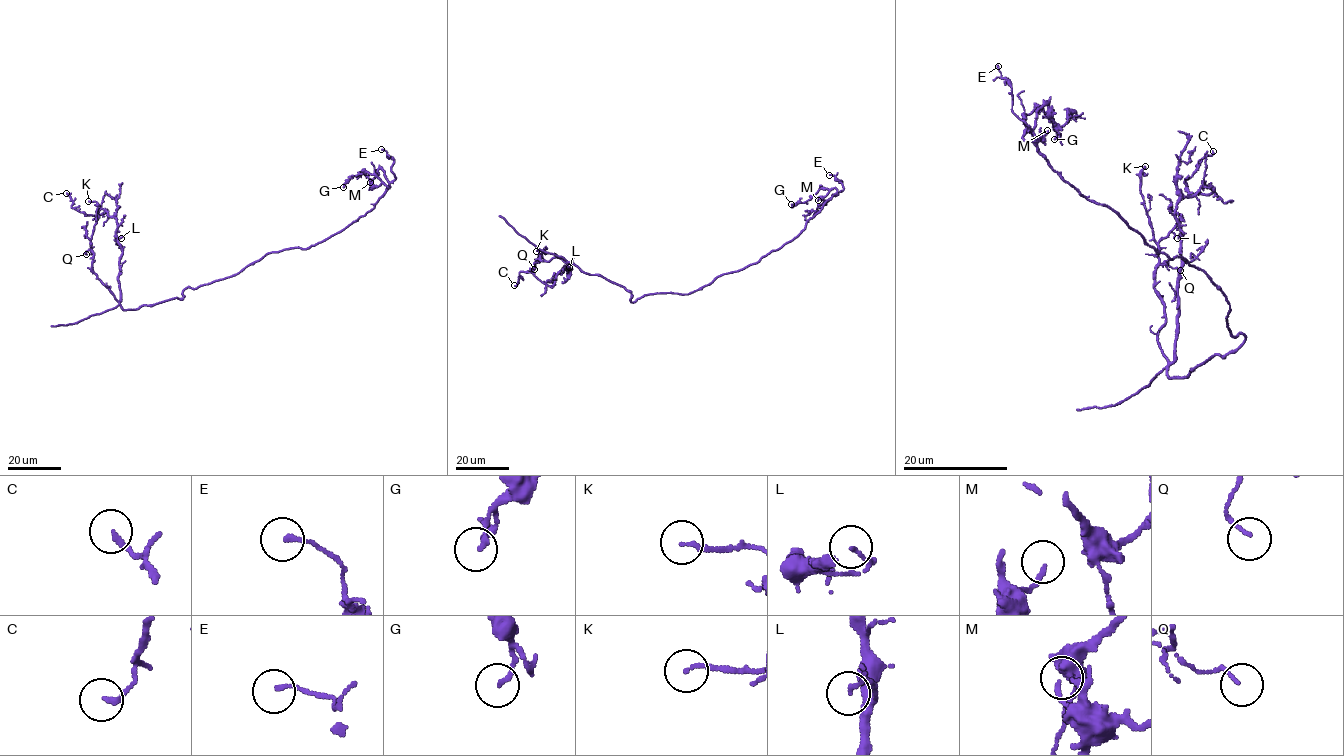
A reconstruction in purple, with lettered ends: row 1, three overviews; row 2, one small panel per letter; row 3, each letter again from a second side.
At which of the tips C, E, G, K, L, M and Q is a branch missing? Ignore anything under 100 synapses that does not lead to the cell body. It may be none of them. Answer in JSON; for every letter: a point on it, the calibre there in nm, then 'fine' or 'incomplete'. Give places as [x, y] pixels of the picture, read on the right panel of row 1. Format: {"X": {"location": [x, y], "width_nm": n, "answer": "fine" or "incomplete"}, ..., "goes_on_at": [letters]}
{"C": {"location": [1213, 151], "width_nm": 180, "answer": "fine"}, "E": {"location": [998, 66], "width_nm": 120, "answer": "fine"}, "G": {"location": [1054, 139], "width_nm": 140, "answer": "fine"}, "K": {"location": [1145, 166], "width_nm": 140, "answer": "fine"}, "L": {"location": [1177, 238], "width_nm": 90, "answer": "fine"}, "M": {"location": [1047, 130], "width_nm": 110, "answer": "fine"}, "Q": {"location": [1180, 270], "width_nm": 100, "answer": "fine"}, "goes_on_at": []}

